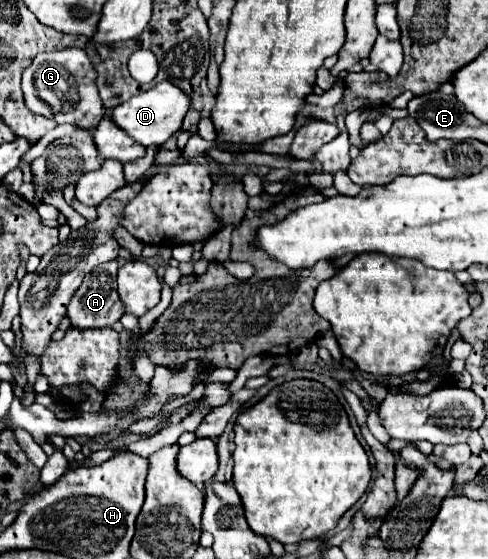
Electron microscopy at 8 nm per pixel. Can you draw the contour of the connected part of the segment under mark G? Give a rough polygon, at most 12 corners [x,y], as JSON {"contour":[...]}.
{"contour":[[83,49],[39,53],[23,71],[29,111],[97,127],[105,117]]}

